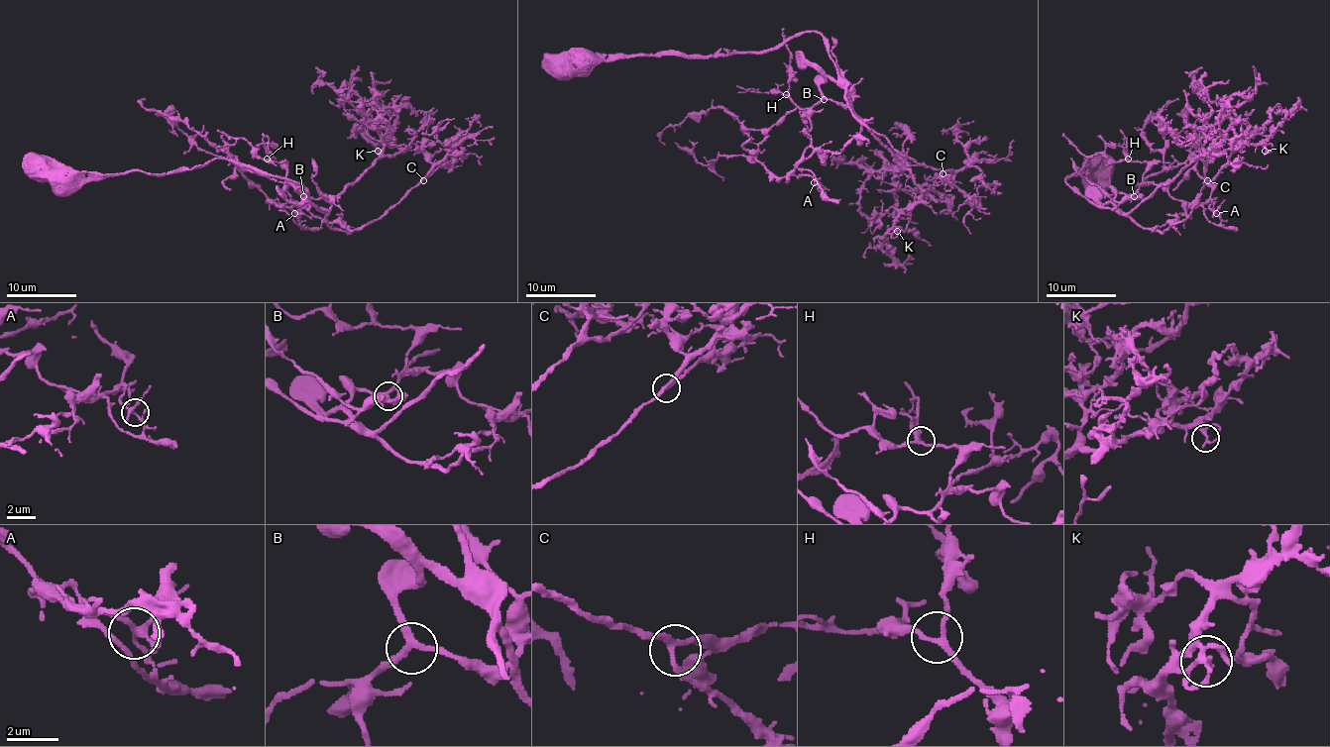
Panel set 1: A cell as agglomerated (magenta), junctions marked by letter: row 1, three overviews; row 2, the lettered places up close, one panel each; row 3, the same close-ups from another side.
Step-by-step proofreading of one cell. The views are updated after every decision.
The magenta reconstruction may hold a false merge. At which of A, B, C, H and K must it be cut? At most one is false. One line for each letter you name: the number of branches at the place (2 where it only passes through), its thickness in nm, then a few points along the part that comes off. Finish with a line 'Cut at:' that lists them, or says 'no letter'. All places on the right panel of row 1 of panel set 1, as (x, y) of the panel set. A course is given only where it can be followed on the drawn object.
A: Branches: 3. Thickness 200 nm. Course of the part to remove: (1216, 213), (1209, 208), (1211, 185), (1196, 171), (1196, 162), (1189, 158), (1198, 131), (1175, 113)
Cut at: A

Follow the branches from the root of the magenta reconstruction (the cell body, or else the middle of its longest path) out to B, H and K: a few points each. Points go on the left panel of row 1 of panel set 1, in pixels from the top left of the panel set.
B: (40, 165), (103, 174), (168, 174), (201, 167), (214, 159), (231, 159), (298, 181), (317, 208), (303, 196)
H: (40, 165), (168, 174), (231, 159), (298, 181), (317, 208), (280, 162), (267, 159)
K: (40, 165), (168, 174), (231, 159), (298, 181), (326, 213), (378, 159), (400, 151), (385, 143), (378, 151)

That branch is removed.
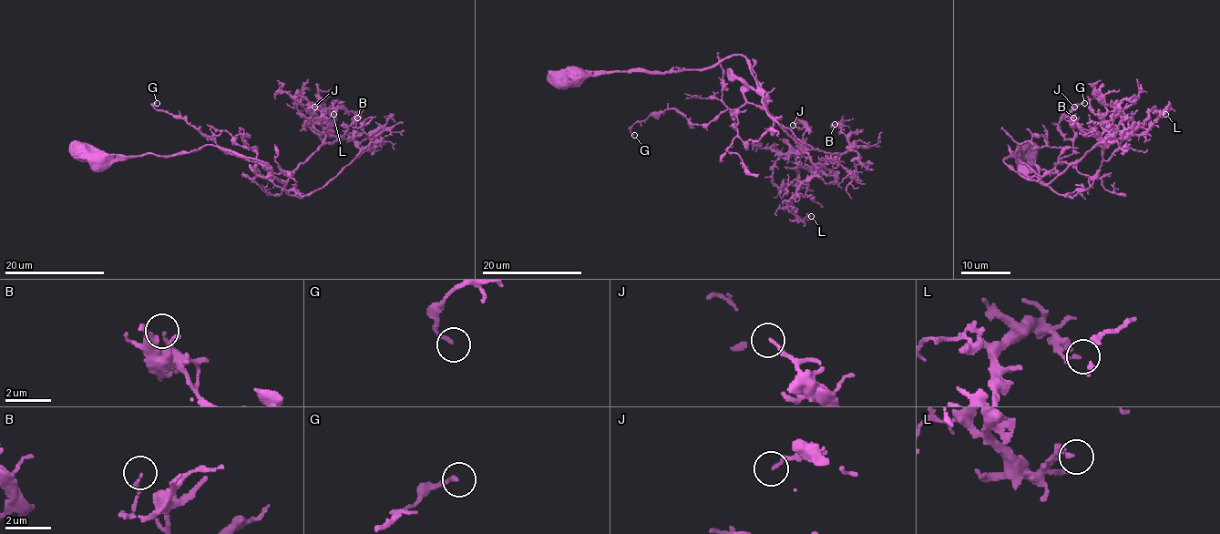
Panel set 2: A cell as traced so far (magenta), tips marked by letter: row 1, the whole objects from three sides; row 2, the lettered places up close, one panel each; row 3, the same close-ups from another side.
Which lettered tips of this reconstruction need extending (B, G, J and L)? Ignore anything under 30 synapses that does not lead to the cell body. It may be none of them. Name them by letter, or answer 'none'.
none

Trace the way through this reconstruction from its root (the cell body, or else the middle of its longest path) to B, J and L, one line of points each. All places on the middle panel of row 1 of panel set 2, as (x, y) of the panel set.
B: (559, 82), (584, 72), (695, 70), (740, 55), (766, 111), (804, 143), (844, 154), (848, 138), (835, 124)
J: (559, 82), (584, 72), (695, 70), (740, 55), (767, 110), (804, 151), (806, 128), (799, 121), (793, 125)
L: (559, 82), (584, 72), (695, 70), (743, 56), (767, 110), (815, 168), (791, 199), (800, 220), (811, 216)

